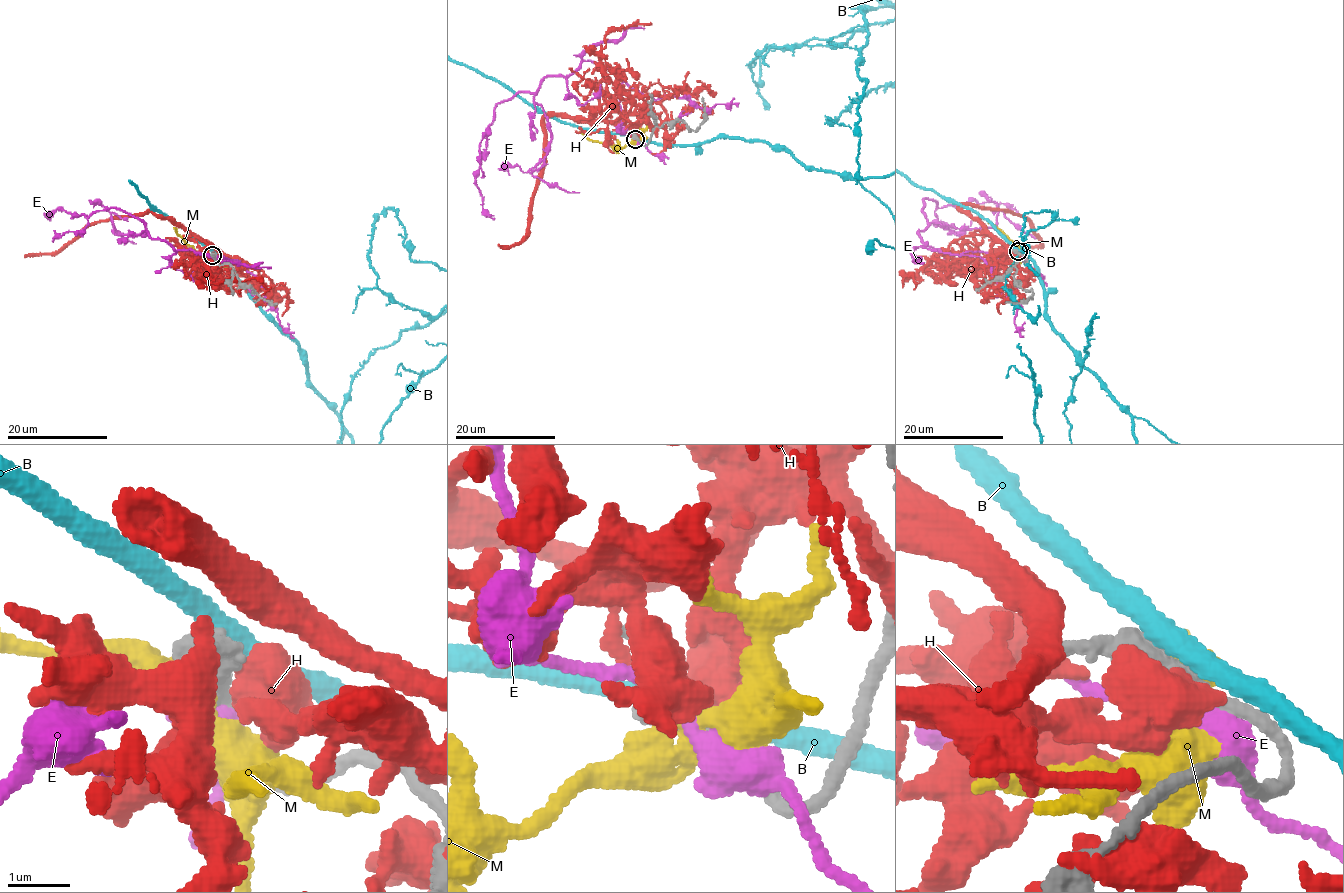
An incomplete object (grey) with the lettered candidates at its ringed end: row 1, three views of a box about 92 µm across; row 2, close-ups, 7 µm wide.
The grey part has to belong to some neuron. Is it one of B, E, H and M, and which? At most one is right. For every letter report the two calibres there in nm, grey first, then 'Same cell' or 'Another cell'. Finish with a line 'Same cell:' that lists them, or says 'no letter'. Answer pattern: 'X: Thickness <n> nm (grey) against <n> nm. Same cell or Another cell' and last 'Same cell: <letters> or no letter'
B: Thickness 480 nm (grey) against 360 nm. Another cell
E: Thickness 340 nm (grey) against 480 nm. Another cell
H: Thickness 480 nm (grey) against 750 nm. Another cell
M: Thickness 440 nm (grey) against 400 nm. Another cell
Same cell: no letter

